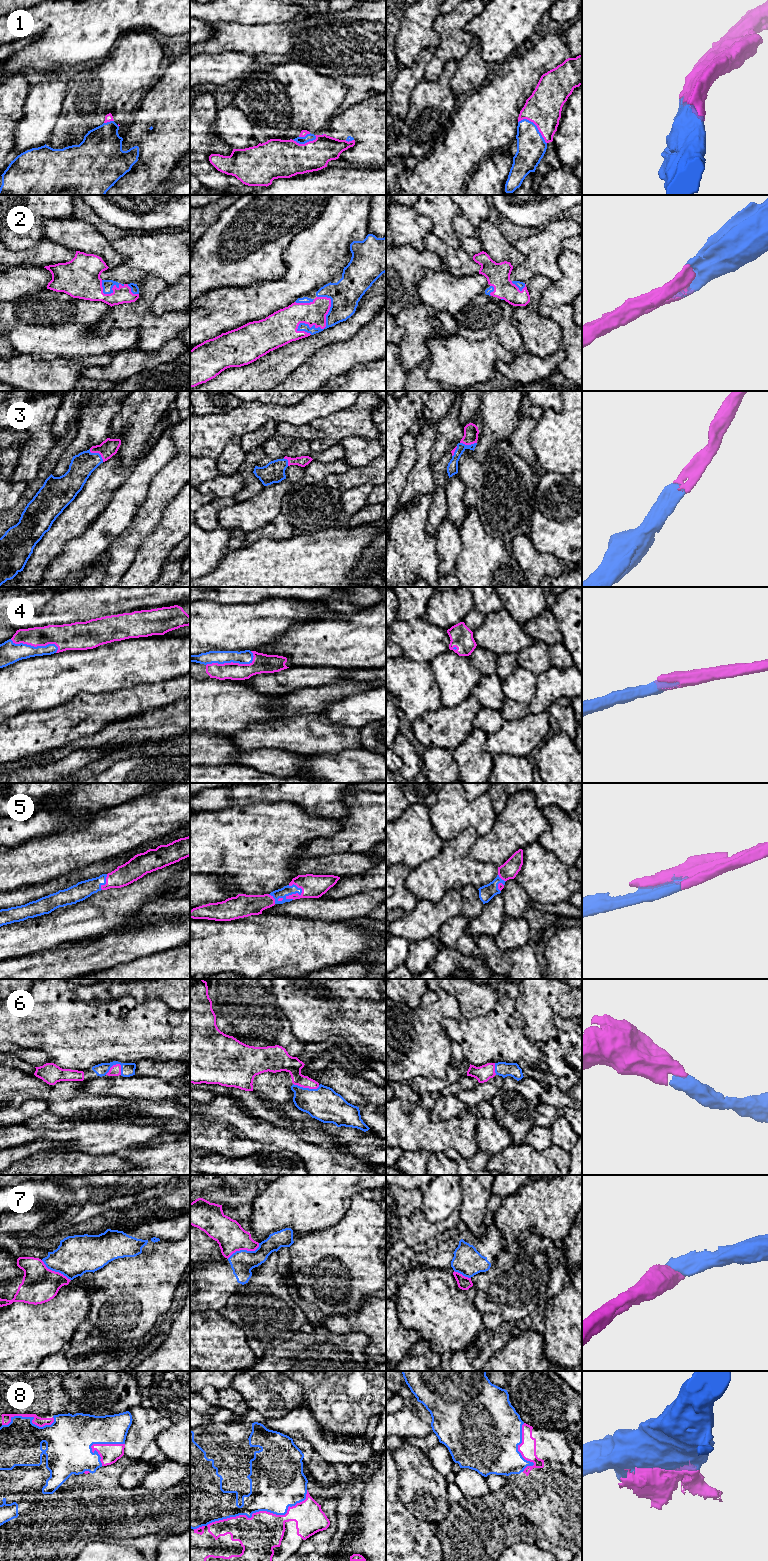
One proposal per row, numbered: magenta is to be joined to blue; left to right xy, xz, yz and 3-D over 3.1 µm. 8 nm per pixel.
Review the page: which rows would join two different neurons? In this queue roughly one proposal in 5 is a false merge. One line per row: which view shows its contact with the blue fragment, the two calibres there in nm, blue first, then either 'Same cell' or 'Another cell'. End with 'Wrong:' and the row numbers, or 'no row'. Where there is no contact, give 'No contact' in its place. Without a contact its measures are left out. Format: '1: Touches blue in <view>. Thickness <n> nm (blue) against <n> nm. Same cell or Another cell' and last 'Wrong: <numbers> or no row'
1: Touches blue in yz. Thickness 240 nm (blue) against 280 nm. Same cell
2: Touches blue in xz. Thickness 200 nm (blue) against 190 nm. Same cell
3: Touches blue in xy. Thickness 190 nm (blue) against 140 nm. Same cell
4: Touches blue in xz. Thickness 110 nm (blue) against 160 nm. Same cell
5: Touches blue in xz. Thickness 80 nm (blue) against 190 nm. Same cell
6: Touches blue in xz. Thickness 280 nm (blue) against 140 nm. Same cell
7: Touches blue in xz. Thickness 190 nm (blue) against 240 nm. Another cell
8: Touches blue in xz. Thickness 420 nm (blue) against 320 nm. Same cell
Wrong: 7

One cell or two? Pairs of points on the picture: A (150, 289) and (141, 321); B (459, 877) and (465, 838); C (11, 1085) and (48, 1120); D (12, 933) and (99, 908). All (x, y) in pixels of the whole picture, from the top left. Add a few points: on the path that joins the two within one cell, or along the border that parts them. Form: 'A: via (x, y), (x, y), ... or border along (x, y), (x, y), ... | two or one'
A: via (146, 297), (141, 307), (141, 313) | one
B: via (459, 867), (459, 848) | one
C: border along (47, 1110), (67, 1119) | two
D: via (34, 933), (50, 931), (65, 924), (77, 922) | one

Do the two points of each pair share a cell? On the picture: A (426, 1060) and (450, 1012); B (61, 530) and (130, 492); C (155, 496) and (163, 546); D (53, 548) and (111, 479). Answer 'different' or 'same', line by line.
A: same
B: different
C: different
D: same

